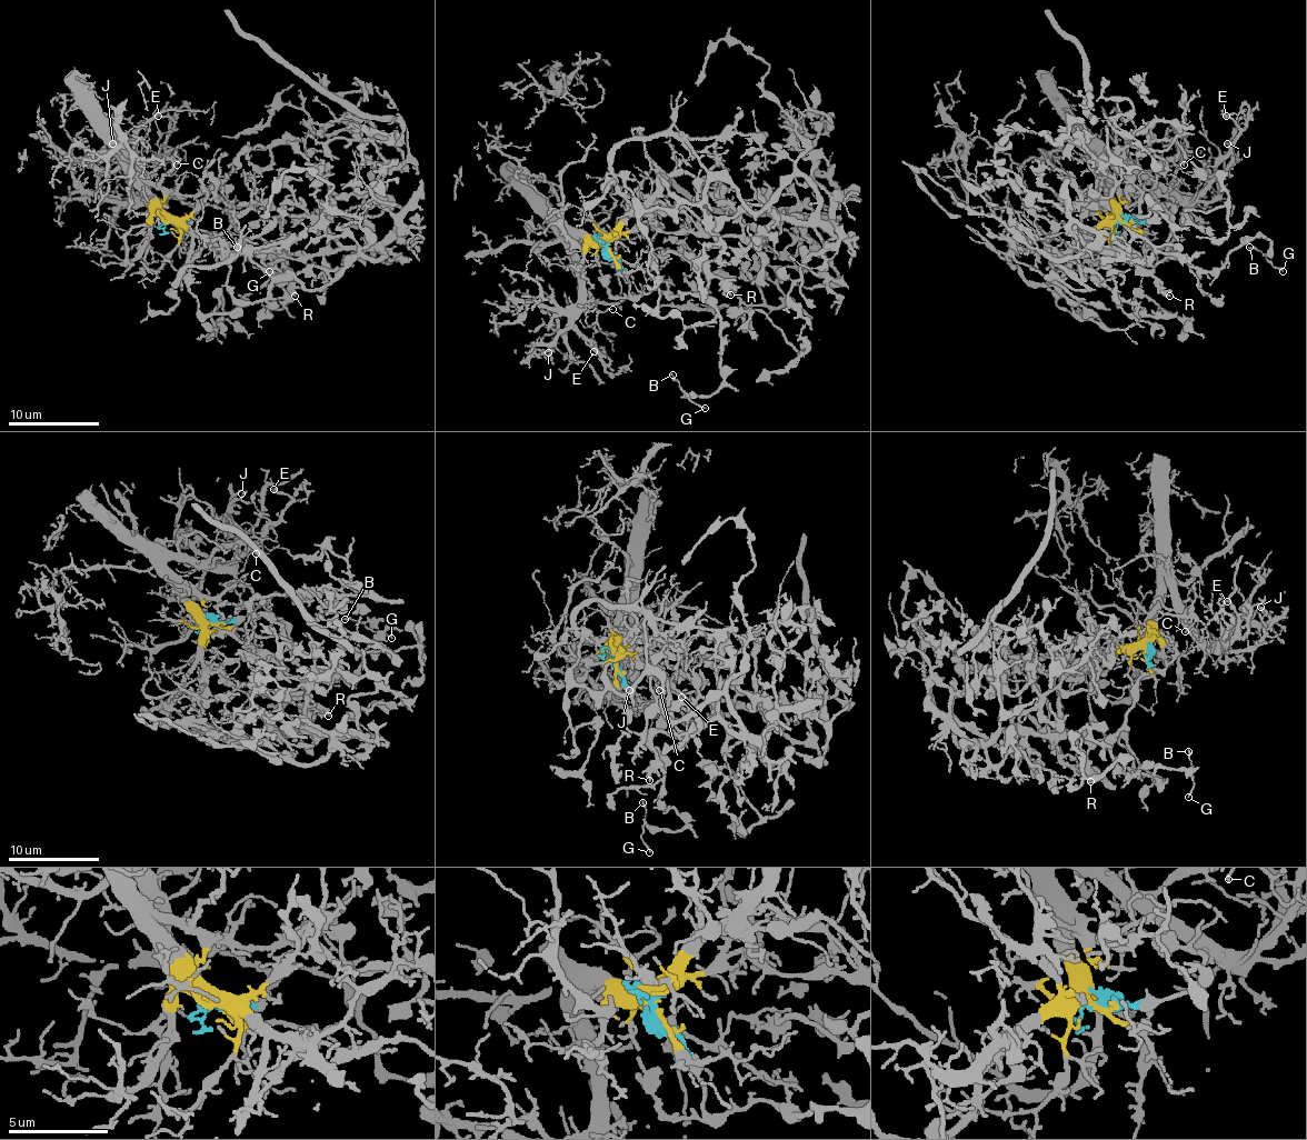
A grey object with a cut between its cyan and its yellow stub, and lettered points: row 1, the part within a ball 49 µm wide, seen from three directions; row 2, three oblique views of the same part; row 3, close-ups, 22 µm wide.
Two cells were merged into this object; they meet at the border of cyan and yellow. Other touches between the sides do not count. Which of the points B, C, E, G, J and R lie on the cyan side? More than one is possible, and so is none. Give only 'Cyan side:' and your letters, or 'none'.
Cyan side: B, G, R

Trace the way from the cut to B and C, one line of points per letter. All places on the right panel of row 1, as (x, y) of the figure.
B: (1119, 221), (1151, 221), (1169, 206), (1167, 253), (1215, 271), (1235, 249), (1269, 240), (1263, 253), (1249, 247)
C: (1119, 221), (1113, 179), (1104, 169), (1106, 158), (1124, 158), (1140, 169), (1185, 156), (1183, 164)

